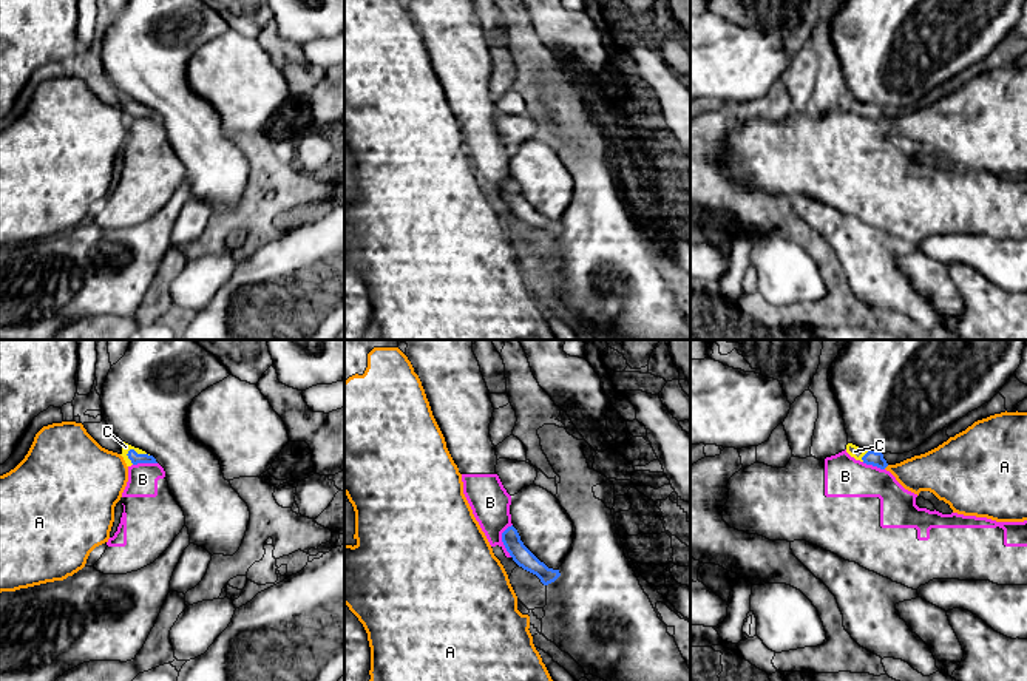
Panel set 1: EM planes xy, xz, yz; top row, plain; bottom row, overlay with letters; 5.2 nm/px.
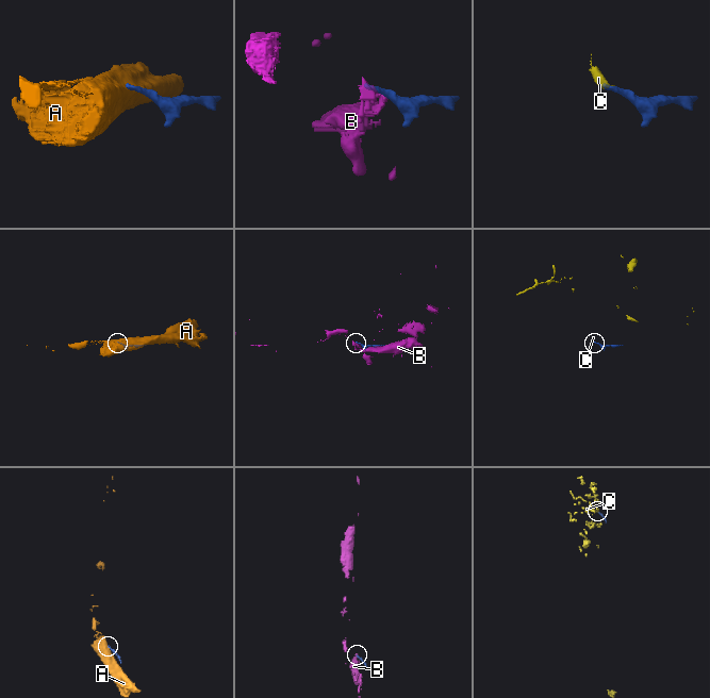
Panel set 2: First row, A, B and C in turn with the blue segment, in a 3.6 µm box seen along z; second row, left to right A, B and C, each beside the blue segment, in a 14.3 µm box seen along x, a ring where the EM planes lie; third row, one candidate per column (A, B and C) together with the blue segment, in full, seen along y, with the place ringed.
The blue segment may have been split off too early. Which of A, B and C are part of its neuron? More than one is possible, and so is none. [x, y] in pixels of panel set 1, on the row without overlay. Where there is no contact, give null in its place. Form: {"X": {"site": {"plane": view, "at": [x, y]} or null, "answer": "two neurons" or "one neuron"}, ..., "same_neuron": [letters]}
{"A": {"site": {"plane": "yz", "at": [885, 121]}, "answer": "two neurons"}, "B": {"site": {"plane": "xz", "at": [502, 195]}, "answer": "two neurons"}, "C": {"site": {"plane": "xy", "at": [136, 107]}, "answer": "one neuron"}, "same_neuron": ["C"]}

